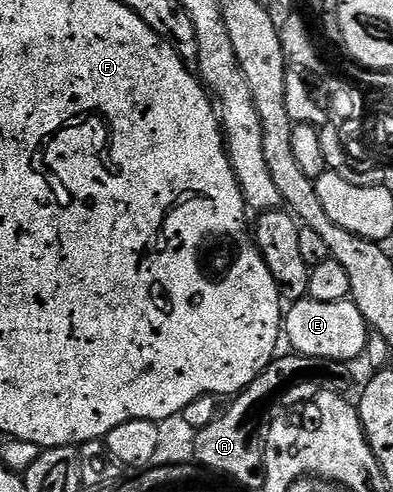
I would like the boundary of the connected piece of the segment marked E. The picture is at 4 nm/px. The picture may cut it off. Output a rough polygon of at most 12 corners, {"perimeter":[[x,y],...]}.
{"perimeter":[[352,298],[294,299],[283,339],[298,355],[352,364],[371,328]]}

